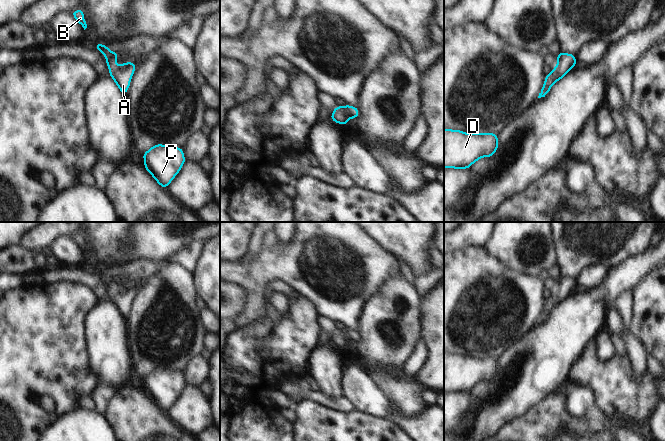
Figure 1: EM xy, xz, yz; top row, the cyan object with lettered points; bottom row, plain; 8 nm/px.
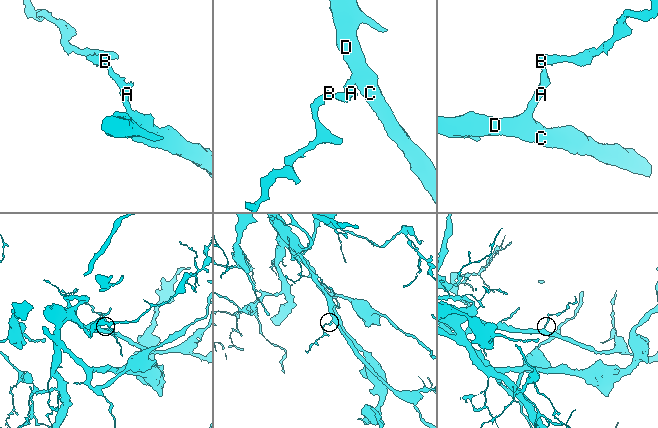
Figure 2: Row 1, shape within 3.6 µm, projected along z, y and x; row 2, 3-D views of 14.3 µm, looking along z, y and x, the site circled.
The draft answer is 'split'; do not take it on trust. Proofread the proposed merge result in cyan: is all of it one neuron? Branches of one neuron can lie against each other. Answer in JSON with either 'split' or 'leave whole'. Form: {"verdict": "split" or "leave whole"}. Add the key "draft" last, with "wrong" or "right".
{"verdict": "leave whole", "draft": "wrong"}

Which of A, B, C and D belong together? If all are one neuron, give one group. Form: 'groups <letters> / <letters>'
groups A B C D

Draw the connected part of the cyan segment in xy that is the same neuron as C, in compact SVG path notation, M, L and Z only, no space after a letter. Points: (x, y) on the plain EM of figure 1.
M156 368L143 377L142 380L144 392L165 413L186 386L184 374L171 369Z

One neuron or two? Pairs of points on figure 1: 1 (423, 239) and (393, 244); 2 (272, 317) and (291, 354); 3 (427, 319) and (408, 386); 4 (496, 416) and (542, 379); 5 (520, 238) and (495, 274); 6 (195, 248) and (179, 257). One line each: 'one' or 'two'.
1: one
2: one
3: two
4: one
5: two
6: one

